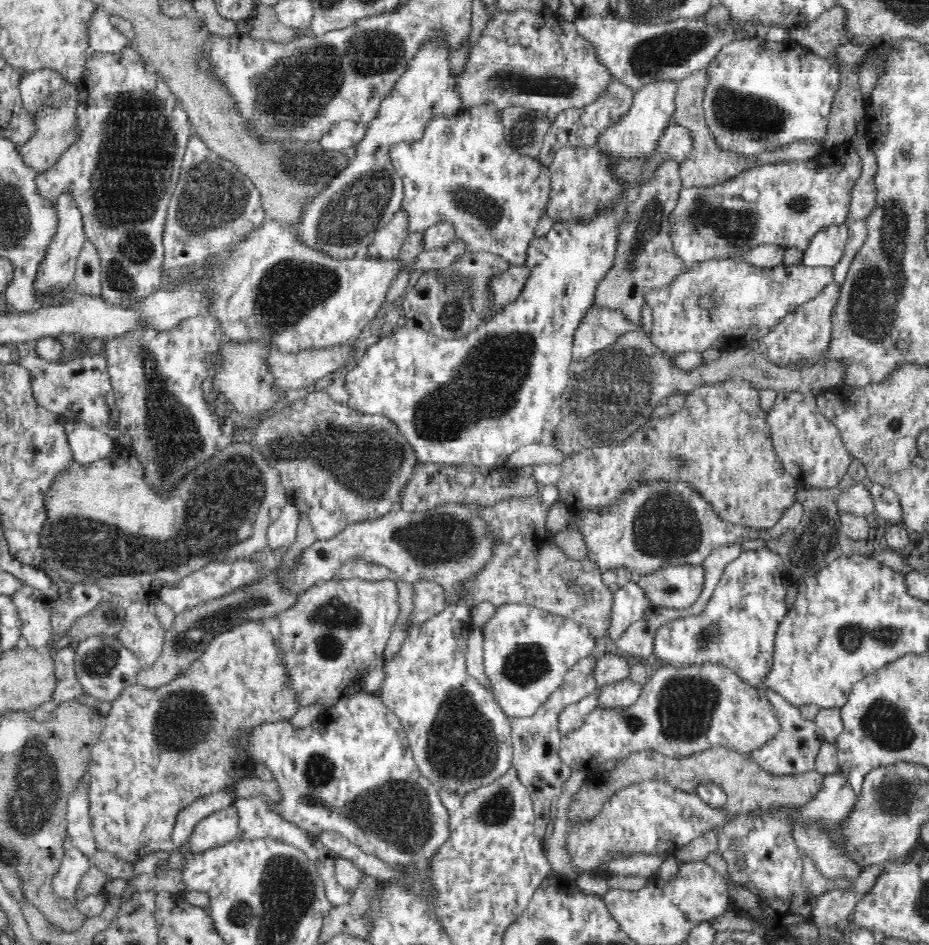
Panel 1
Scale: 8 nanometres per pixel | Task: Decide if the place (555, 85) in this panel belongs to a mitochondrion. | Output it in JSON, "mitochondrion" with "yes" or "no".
{"mitochondrion":"yes"}

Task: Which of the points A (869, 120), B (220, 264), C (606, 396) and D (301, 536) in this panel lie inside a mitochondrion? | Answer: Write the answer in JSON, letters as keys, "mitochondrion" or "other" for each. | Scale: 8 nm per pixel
{"A":"other","B":"other","C":"mitochondrion","D":"other"}

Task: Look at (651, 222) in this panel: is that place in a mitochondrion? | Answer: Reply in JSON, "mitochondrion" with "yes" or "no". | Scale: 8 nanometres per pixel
{"mitochondrion":"yes"}

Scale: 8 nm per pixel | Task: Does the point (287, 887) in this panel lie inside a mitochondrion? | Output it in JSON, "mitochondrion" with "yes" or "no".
{"mitochondrion":"yes"}

